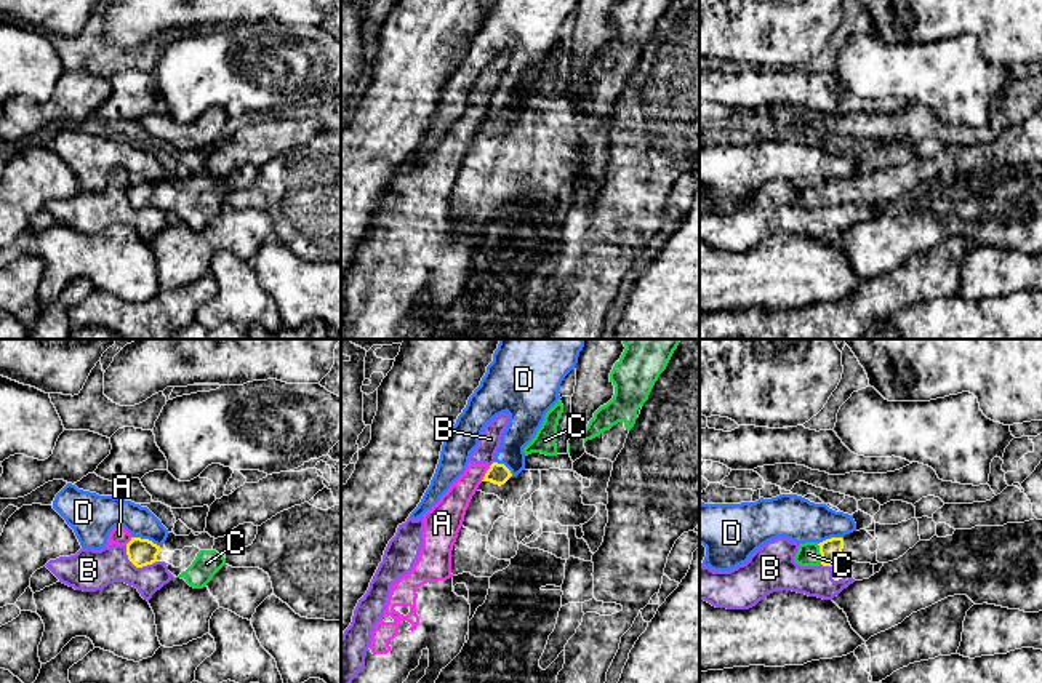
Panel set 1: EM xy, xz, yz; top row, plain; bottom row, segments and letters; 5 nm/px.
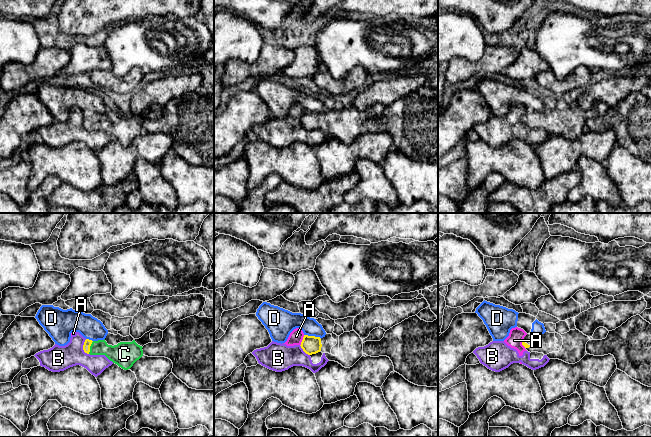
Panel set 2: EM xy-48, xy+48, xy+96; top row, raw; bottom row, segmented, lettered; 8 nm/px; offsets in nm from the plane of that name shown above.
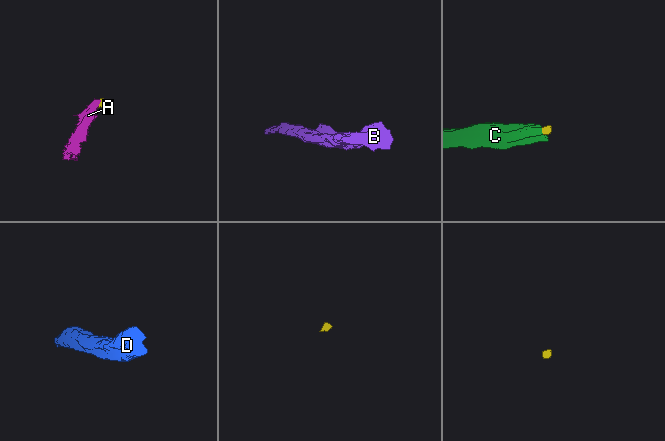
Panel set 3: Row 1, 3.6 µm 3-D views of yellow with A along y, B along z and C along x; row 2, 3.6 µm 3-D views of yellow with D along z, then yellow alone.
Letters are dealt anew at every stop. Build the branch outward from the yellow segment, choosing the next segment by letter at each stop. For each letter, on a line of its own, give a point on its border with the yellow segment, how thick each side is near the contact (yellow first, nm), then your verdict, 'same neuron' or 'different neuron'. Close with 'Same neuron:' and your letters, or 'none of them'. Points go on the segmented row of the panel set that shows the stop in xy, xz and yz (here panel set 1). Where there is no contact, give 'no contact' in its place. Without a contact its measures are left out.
A: xz (485, 474) | 110/150 nm | different neuron
B: xy (136, 567) | 140/220 nm | different neuron
C: yz (821, 554) | 110/110 nm | same neuron
D: xy (146, 539) | 140/180 nm | different neuron
Same neuron: C

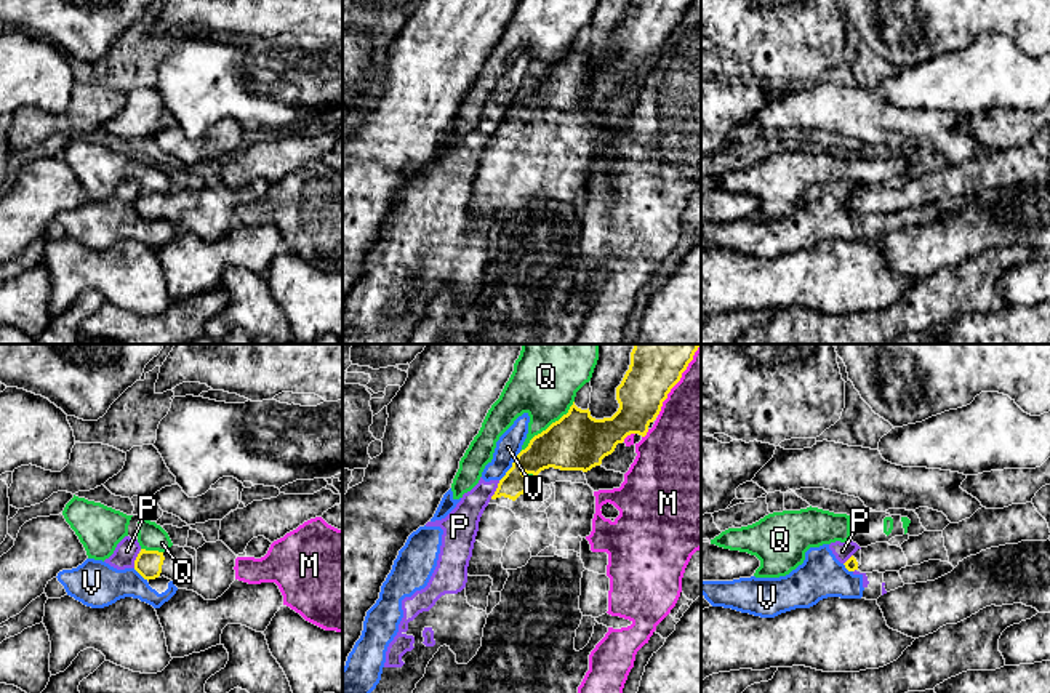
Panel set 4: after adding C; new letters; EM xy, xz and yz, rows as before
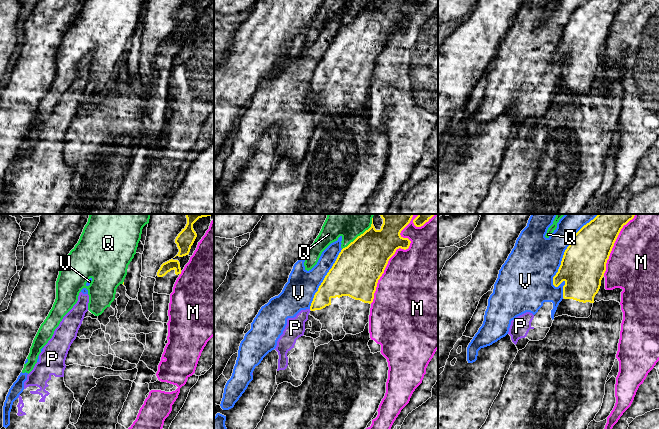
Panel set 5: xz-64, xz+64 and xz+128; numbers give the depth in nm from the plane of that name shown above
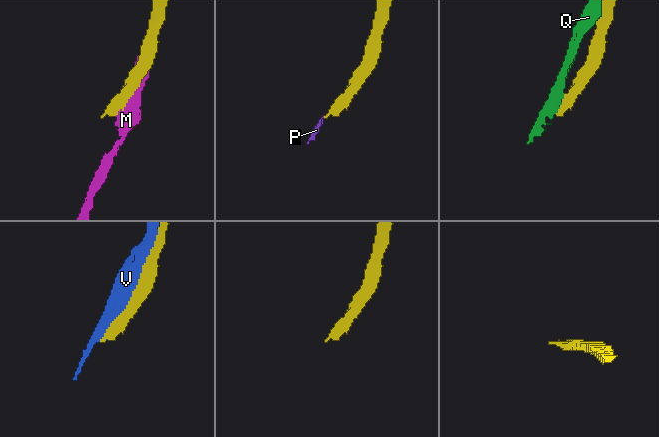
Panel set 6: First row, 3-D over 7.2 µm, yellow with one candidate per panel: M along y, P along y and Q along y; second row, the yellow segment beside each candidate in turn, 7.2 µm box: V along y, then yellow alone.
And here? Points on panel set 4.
M: xz (679, 380) | 300/420 nm | different neuron
P: xz (496, 490) | 140/170 nm | different neuron
Q: xz (549, 426) | 280/340 nm | different neuron
V: xz (512, 466) | 220/120 nm | different neuron
Same neuron: none of them

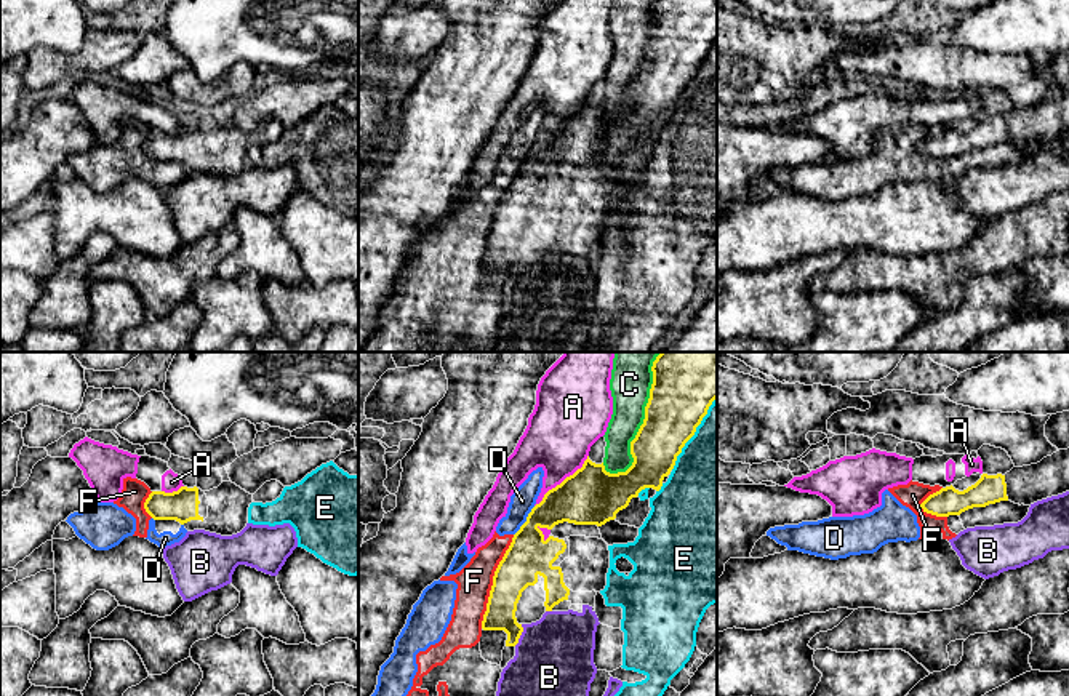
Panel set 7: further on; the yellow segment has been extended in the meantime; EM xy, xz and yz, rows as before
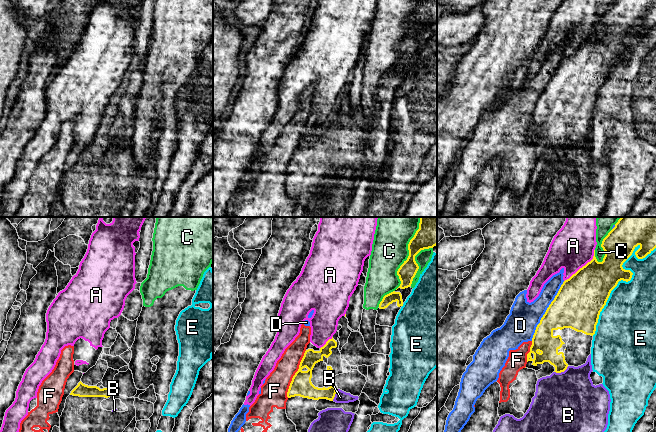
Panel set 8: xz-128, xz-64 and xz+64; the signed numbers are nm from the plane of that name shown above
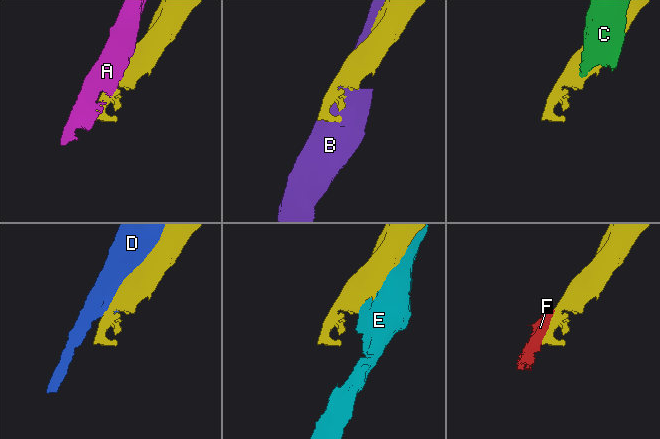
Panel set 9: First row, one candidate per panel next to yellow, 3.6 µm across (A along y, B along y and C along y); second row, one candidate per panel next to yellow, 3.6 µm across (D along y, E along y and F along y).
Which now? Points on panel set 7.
A: xz (564, 480) | 280/340 nm | different neuron
B: xz (520, 634) | 160/400 nm | different neuron
C: xz (644, 420) | 320/200 nm | different neuron
D: xz (527, 520) | 220/120 nm | different neuron
E: xz (693, 434) | 320/440 nm | different neuron
F: xz (493, 581) | 220/180 nm | different neuron
Same neuron: none of them

